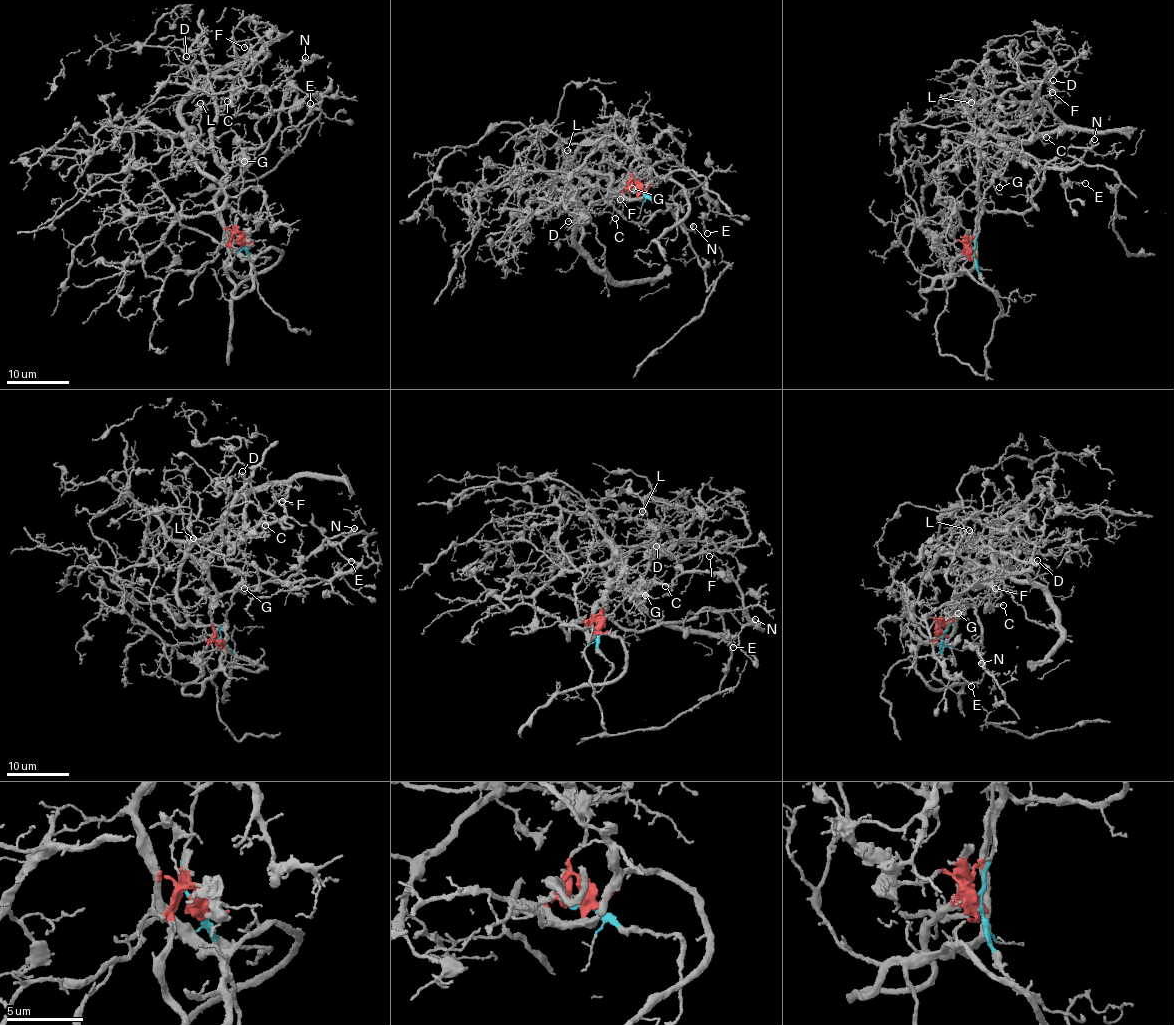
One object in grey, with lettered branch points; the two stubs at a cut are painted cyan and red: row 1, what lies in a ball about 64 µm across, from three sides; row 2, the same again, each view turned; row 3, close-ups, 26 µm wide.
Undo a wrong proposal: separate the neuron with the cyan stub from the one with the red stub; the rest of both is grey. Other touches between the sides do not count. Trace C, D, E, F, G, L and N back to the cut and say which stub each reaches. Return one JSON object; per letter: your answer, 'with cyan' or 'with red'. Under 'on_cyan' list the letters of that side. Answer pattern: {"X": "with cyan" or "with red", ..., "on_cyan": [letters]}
{"C": "with red", "D": "with red", "E": "with cyan", "F": "with red", "G": "with cyan", "L": "with red", "N": "with red", "on_cyan": ["E", "G"]}

